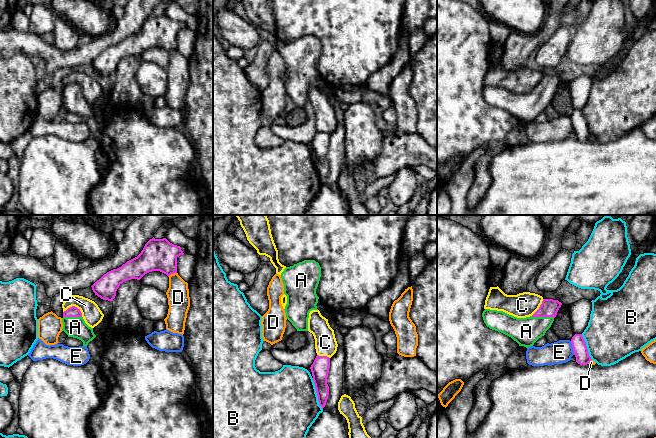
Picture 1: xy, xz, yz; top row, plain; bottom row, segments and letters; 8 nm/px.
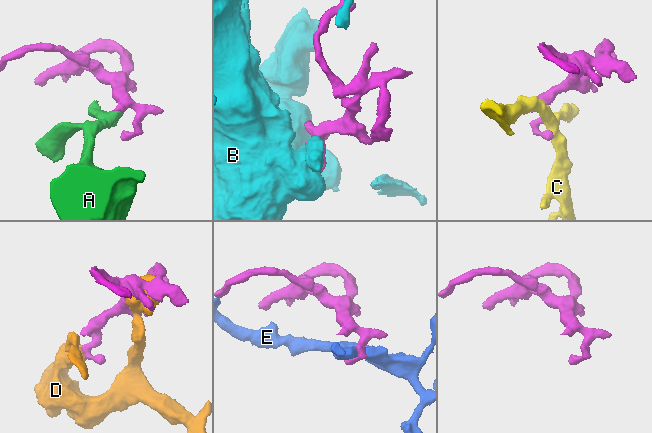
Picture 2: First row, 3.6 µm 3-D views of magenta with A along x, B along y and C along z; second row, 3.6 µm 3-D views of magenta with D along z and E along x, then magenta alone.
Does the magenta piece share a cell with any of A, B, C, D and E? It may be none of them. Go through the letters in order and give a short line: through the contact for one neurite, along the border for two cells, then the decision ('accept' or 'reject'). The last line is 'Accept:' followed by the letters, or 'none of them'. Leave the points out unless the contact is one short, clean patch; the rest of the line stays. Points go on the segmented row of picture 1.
A: accept
B: reject
C: reject
D: reject
E: line yz (570, 341), (574, 354); reject
Accept: A

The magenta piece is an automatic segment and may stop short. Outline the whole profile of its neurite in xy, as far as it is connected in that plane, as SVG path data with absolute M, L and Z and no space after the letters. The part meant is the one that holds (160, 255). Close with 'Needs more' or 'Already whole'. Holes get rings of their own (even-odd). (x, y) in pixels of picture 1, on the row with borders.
M153 237L137 257L104 274L91 286L92 290L101 299L113 301L117 289L124 281L140 280L152 271L160 271L168 277L177 273L177 258L183 254L180 246L170 243L166 238Z. Already whole

